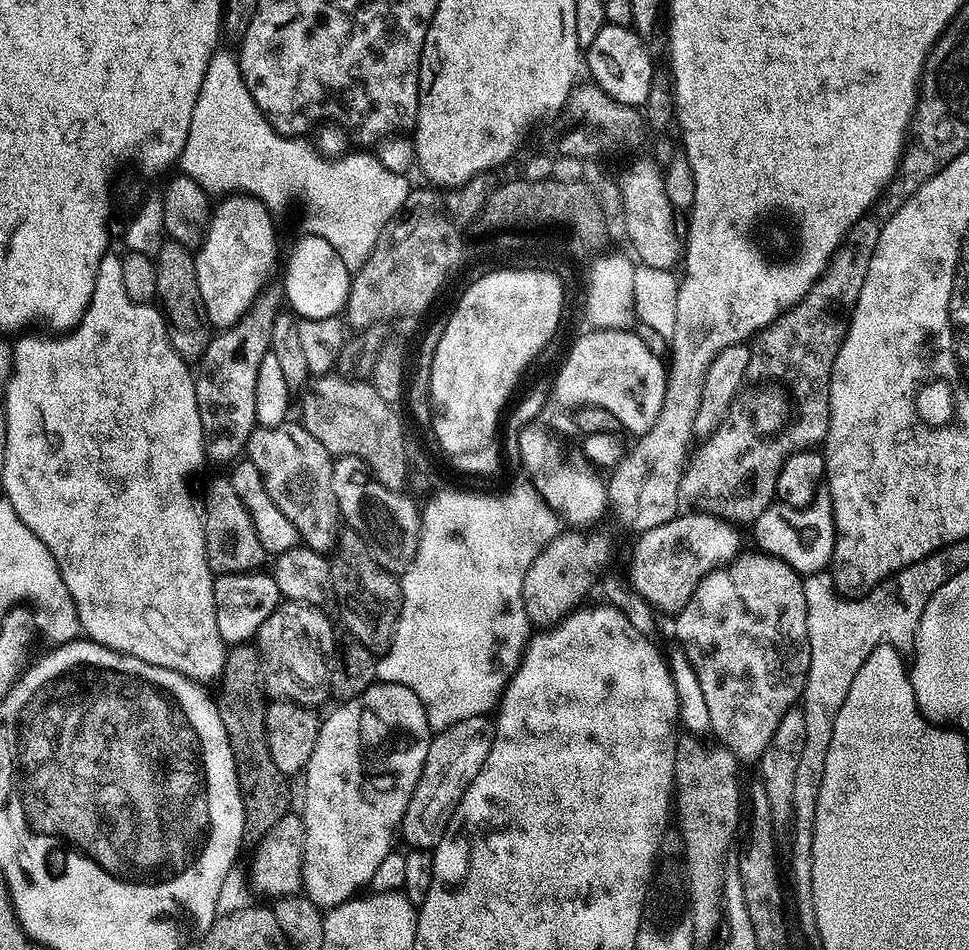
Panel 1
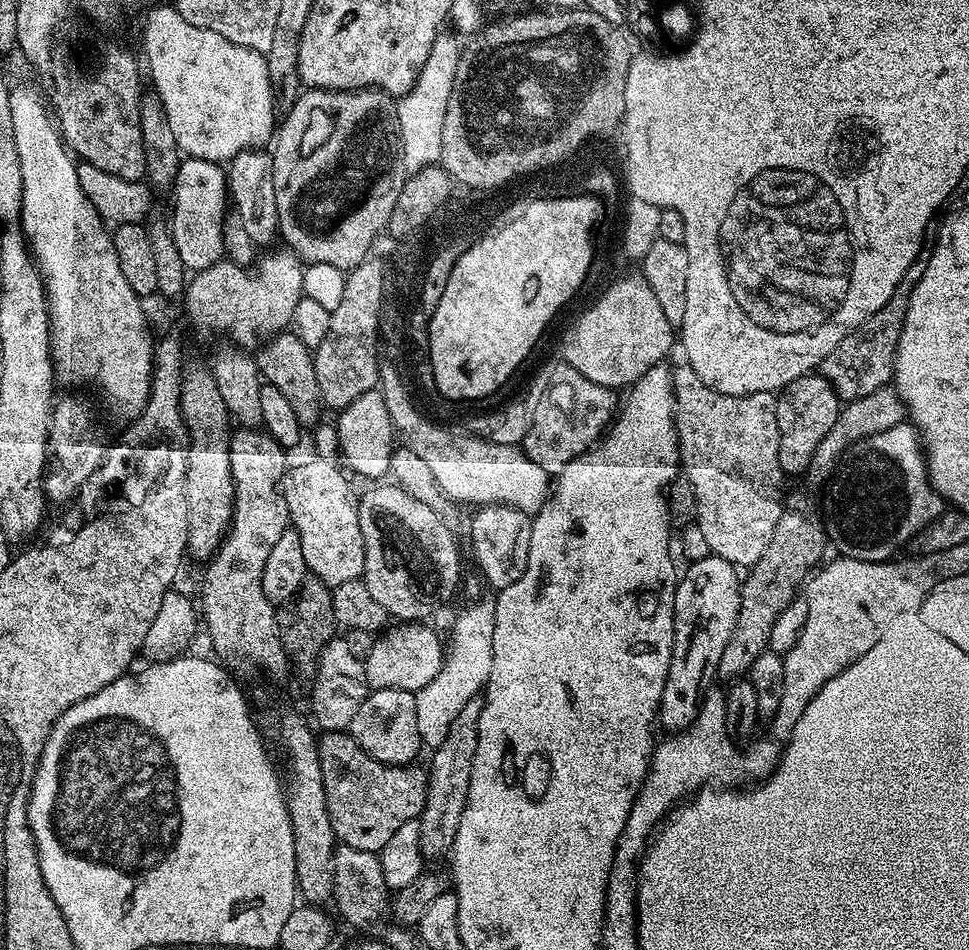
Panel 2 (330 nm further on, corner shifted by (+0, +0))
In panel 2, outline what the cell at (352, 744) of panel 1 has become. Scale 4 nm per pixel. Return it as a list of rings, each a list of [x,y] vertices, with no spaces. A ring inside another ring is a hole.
[[[397,688],[371,691],[362,706],[358,706],[358,714],[354,714],[350,731],[358,746],[362,746],[362,750],[366,750],[366,754],[378,762],[397,766],[411,765],[415,761],[412,759],[422,752],[415,693]]]

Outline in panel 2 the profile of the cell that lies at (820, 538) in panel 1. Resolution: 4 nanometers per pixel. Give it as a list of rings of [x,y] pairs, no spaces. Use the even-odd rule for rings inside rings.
[[[908,422],[853,444],[836,465],[832,478],[824,492],[822,523],[831,547],[833,544],[840,551],[837,553],[849,560],[891,561],[915,532],[938,518],[946,508],[946,501],[928,480],[920,433]]]

